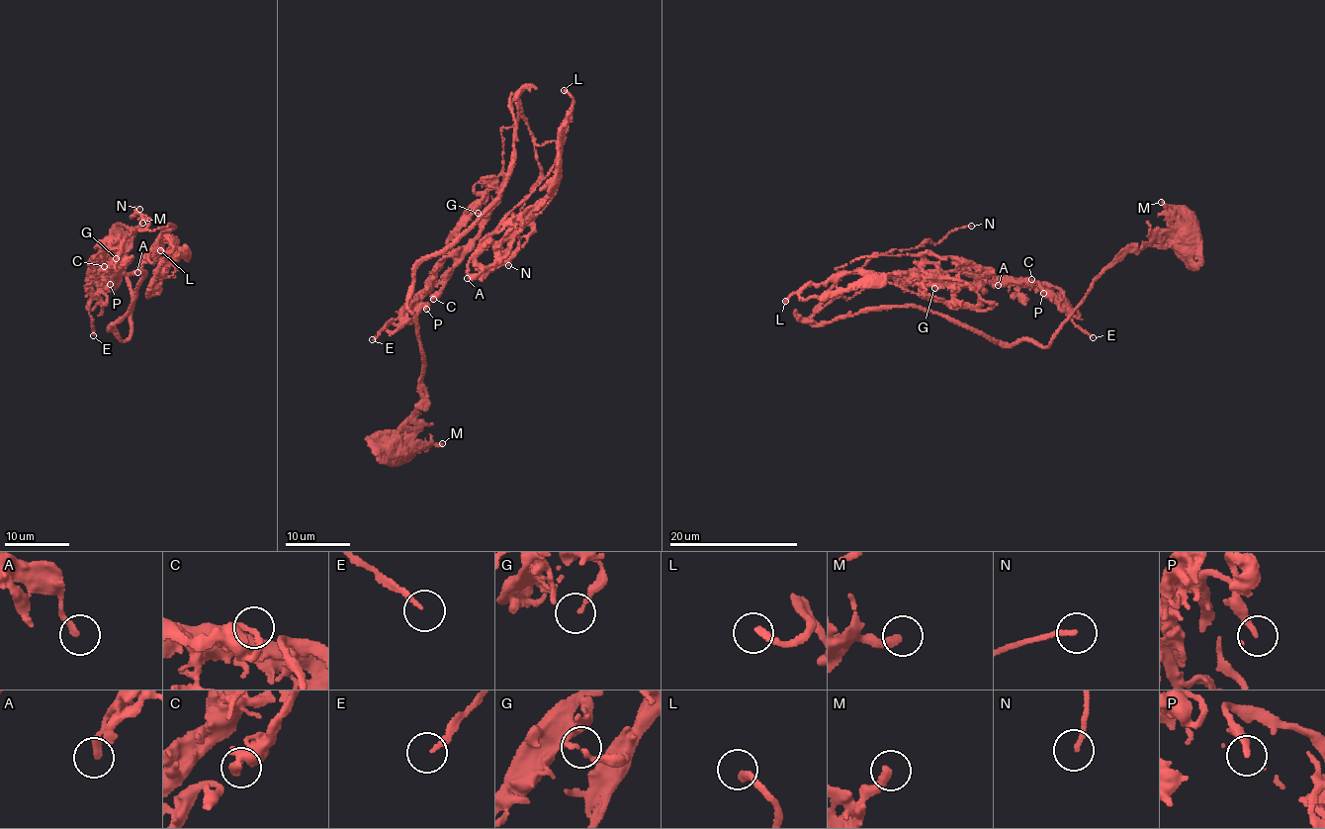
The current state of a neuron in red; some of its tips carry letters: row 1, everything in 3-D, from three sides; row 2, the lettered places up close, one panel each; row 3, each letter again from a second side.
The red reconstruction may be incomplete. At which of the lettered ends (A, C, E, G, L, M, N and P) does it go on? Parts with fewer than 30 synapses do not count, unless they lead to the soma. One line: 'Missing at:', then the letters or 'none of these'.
Missing at: none of these

